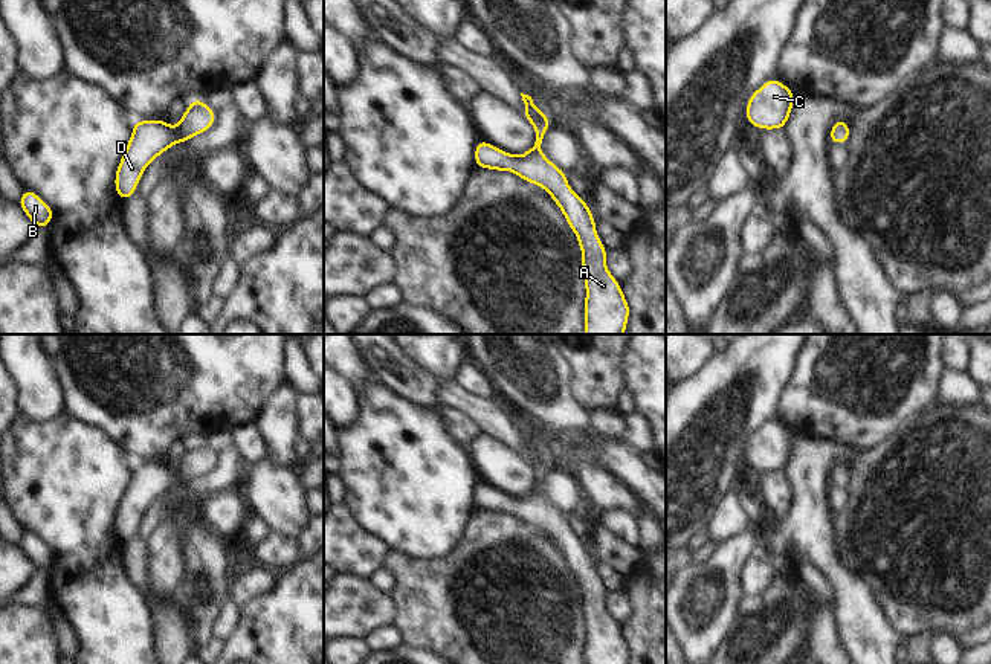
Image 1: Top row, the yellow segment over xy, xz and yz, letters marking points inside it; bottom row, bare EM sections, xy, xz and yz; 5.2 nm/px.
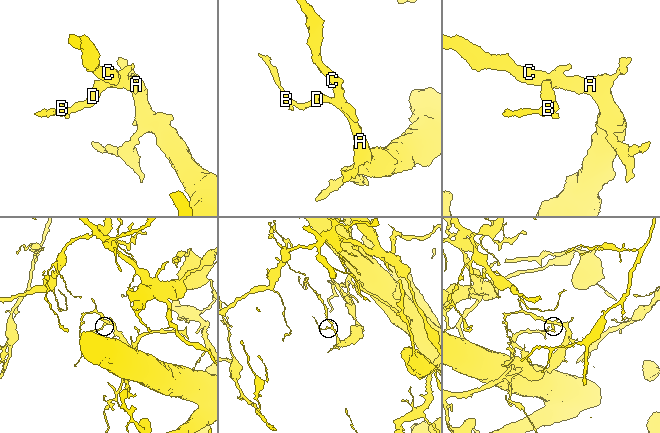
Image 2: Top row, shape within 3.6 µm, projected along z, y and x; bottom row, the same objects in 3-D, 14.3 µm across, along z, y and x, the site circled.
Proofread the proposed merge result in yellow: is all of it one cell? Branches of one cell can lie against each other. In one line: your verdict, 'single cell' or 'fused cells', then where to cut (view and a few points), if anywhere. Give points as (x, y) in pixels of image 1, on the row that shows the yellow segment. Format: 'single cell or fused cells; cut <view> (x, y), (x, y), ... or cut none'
single cell; cut none

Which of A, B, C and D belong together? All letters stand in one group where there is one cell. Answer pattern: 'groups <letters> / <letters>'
groups A B C D

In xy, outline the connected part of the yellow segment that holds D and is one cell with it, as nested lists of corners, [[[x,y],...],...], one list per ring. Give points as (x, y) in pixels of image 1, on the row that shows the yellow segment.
[[[191,99],[179,125],[174,128],[162,118],[134,121],[133,133],[115,174],[115,191],[124,201],[136,194],[145,168],[173,145],[188,142],[208,131],[215,122],[215,110],[202,99]]]

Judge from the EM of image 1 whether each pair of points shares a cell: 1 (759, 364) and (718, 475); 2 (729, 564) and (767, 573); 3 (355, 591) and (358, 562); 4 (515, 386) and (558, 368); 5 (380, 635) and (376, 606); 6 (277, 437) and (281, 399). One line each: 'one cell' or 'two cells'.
1: one cell
2: two cells
3: two cells
4: one cell
5: two cells
6: one cell

